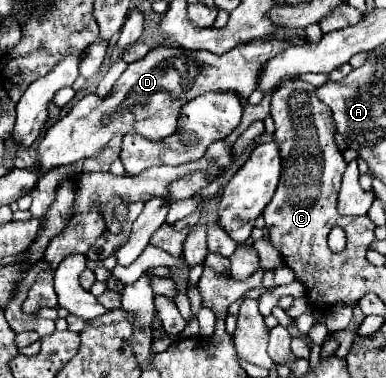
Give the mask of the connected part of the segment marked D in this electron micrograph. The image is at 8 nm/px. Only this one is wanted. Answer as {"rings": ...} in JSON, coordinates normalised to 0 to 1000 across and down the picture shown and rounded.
{"rings":[[[764,93],[754,103],[666,103],[655,114],[604,124],[604,135],[588,135],[583,146],[402,124],[391,130],[396,140],[381,140],[365,161],[334,167],[329,188],[298,220],[288,251],[267,262],[251,251],[225,251],[163,315],[153,315],[106,368],[96,426],[111,452],[127,452],[137,442],[184,437],[251,410],[293,357],[324,357],[324,294],[345,304],[345,347],[391,373],[417,373],[453,352],[469,283],[521,246],[614,241],[630,262],[640,262],[666,235],[676,177],[728,130],[749,124],[749,114],[795,114],[795,98]]]}

